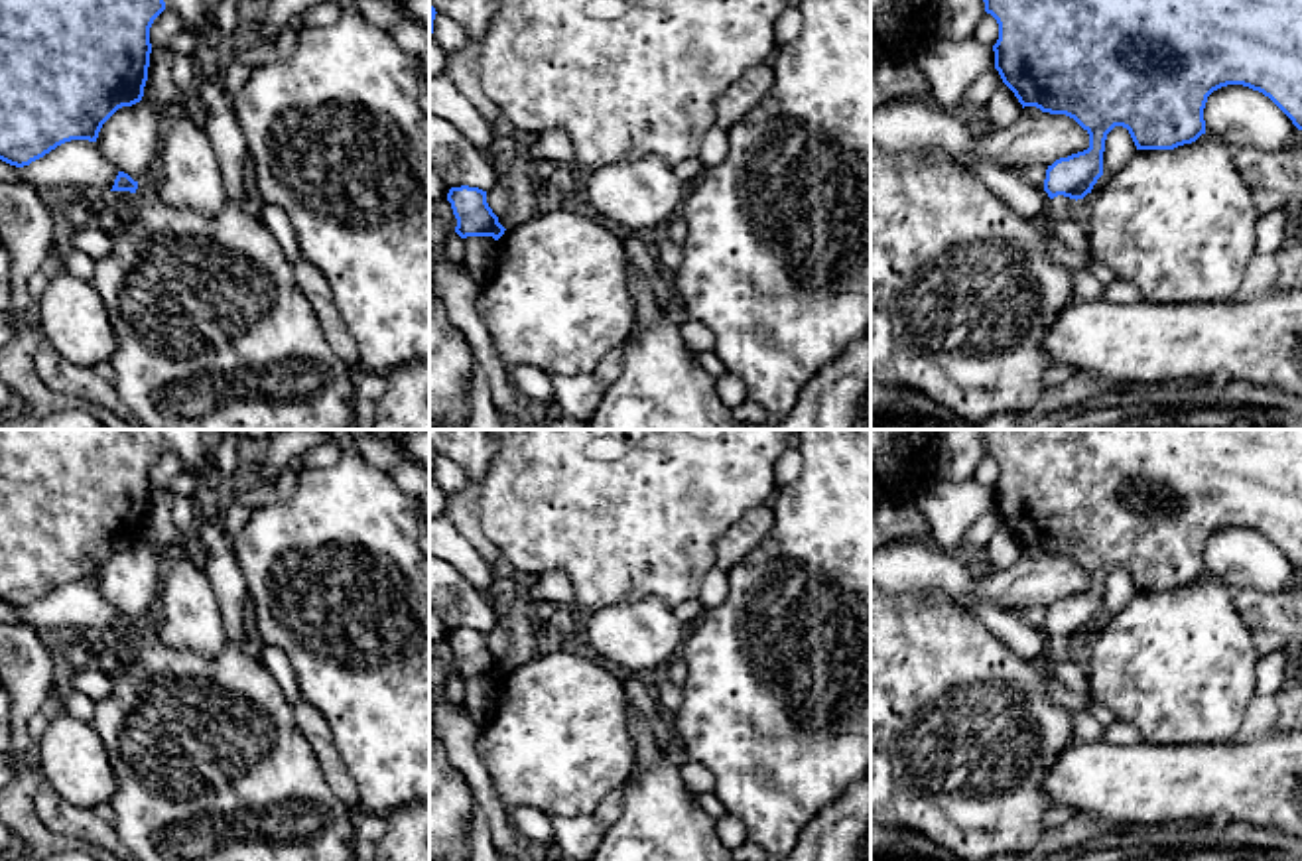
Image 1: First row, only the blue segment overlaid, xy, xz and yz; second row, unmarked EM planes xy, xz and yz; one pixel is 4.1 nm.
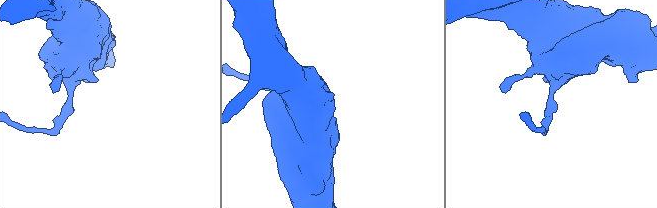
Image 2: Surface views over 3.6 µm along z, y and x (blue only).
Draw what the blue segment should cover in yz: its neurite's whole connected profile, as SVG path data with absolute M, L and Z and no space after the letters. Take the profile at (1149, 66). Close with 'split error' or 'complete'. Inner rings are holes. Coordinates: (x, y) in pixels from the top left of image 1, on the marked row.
M983 0L985 12L999 24L999 39L993 45L995 69L1003 83L1014 93L1024 106L1036 106L1042 112L1066 114L1074 118L1087 134L1089 148L1068 158L1056 160L1046 169L1044 191L1050 197L1054 219L1081 217L1077 205L1091 193L1097 179L1103 175L1103 152L1107 134L1115 126L1129 130L1137 150L1174 150L1196 142L1205 134L1204 108L1207 97L1227 85L1243 85L1269 97L1290 120L1302 130L1302 0Z; split error

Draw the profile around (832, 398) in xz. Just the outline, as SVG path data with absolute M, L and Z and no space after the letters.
M871 329L825 363L772 430L853 430L871 392Z

